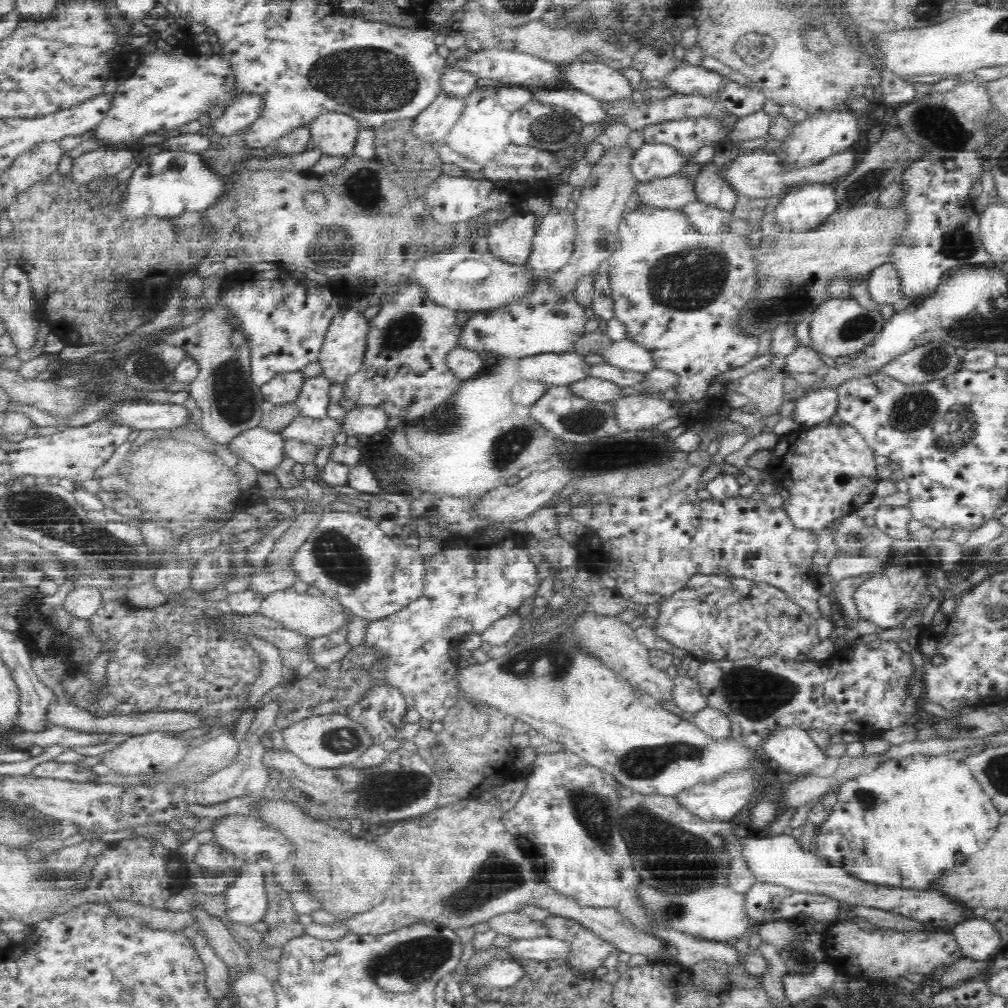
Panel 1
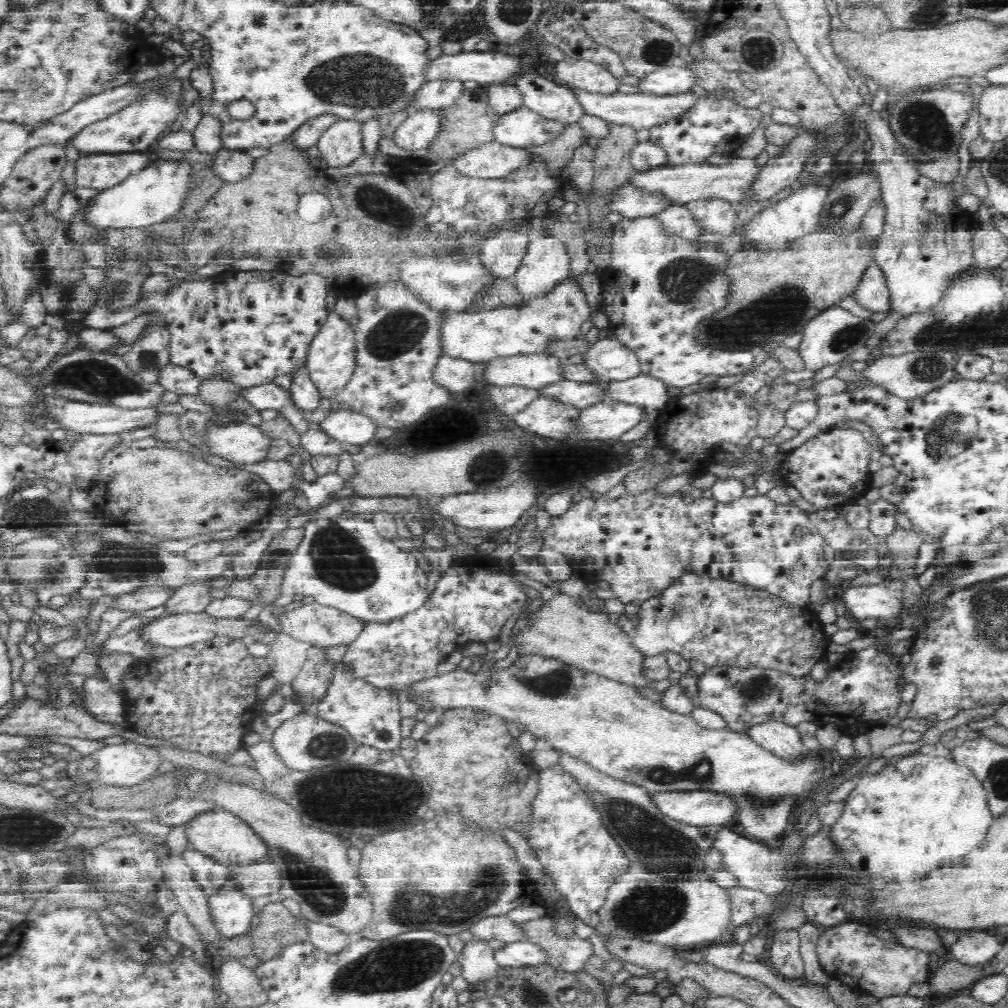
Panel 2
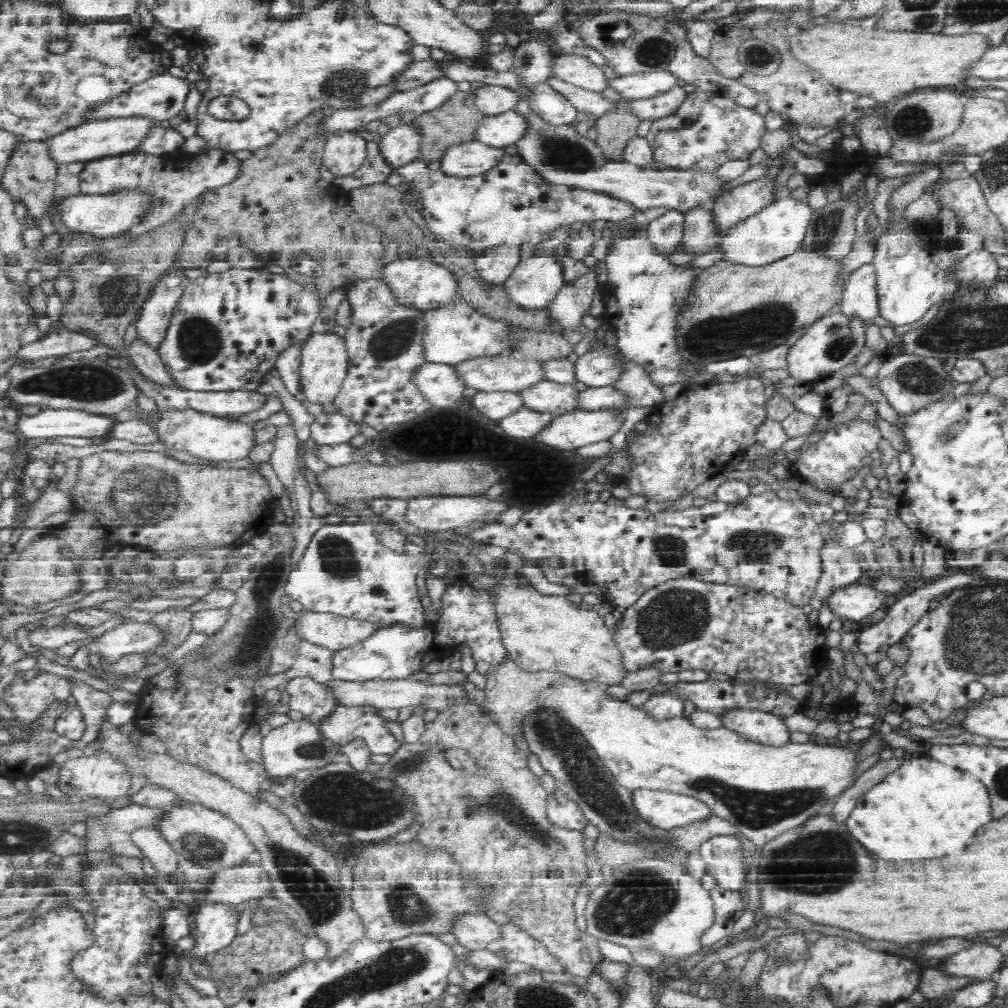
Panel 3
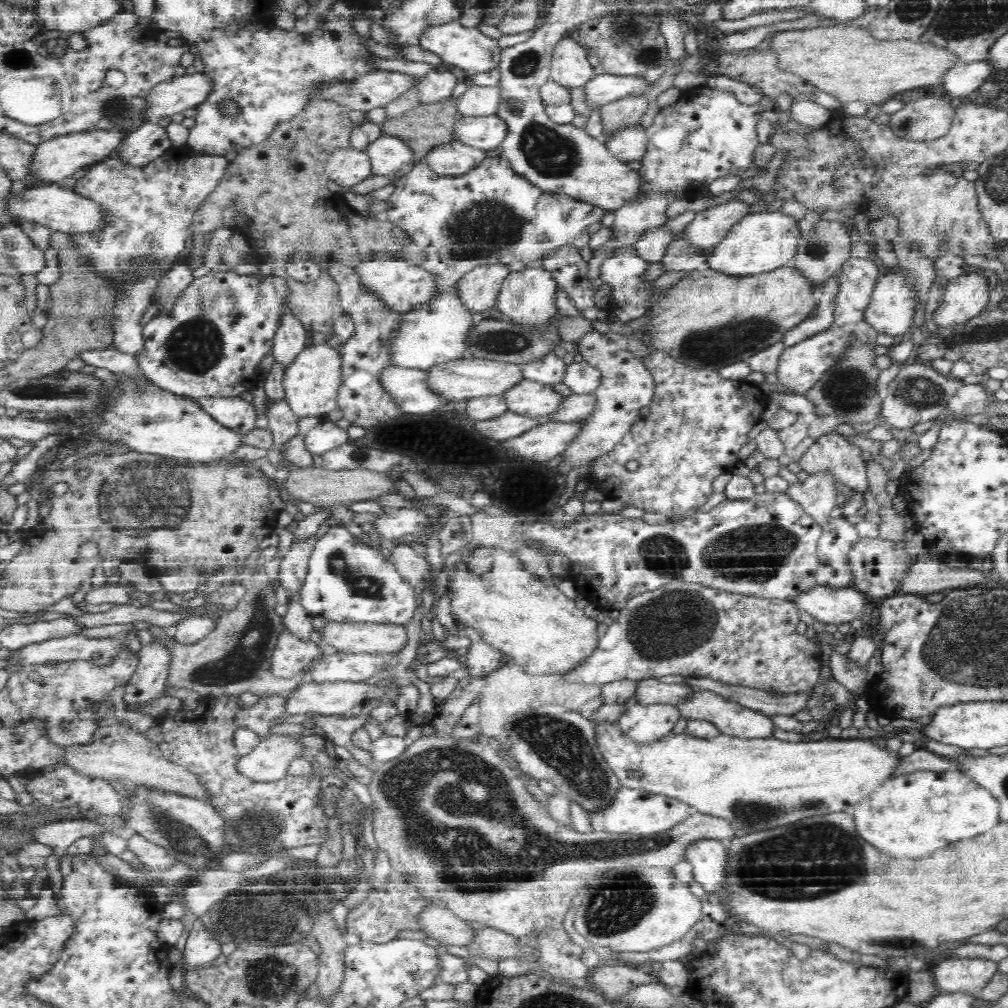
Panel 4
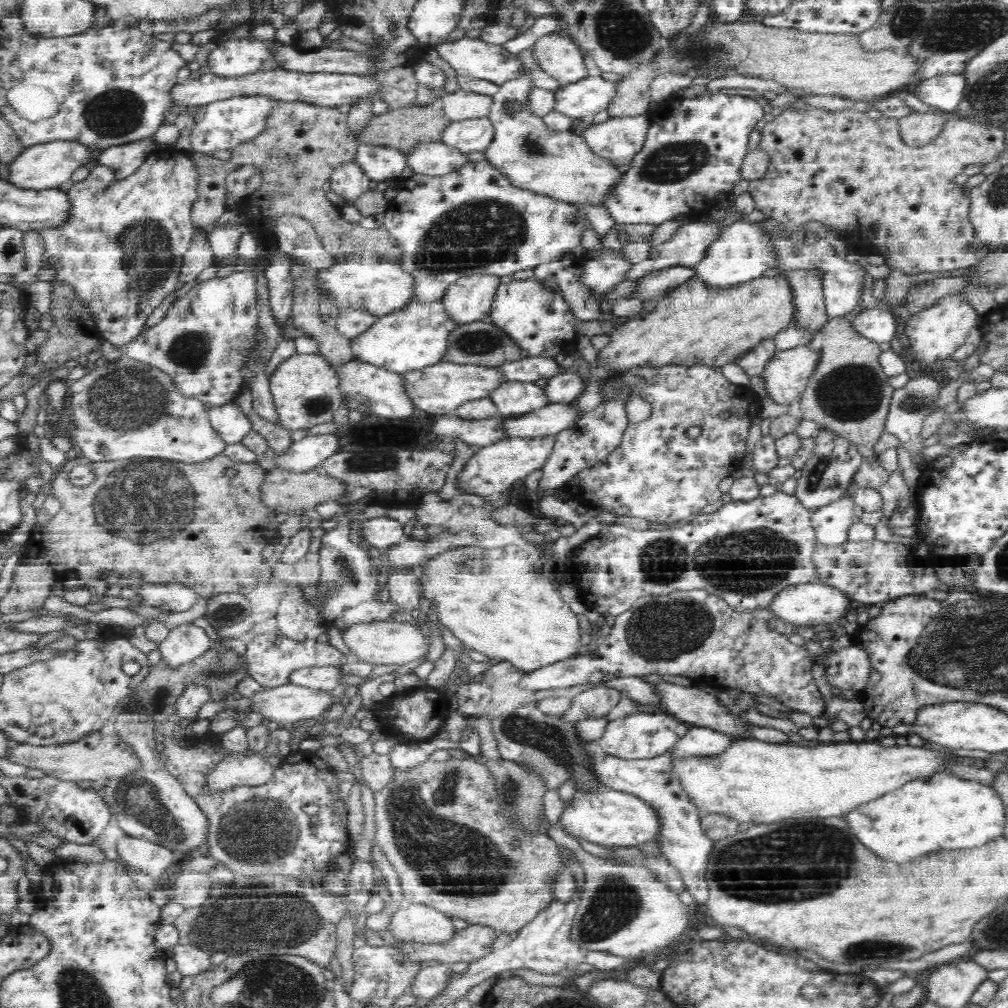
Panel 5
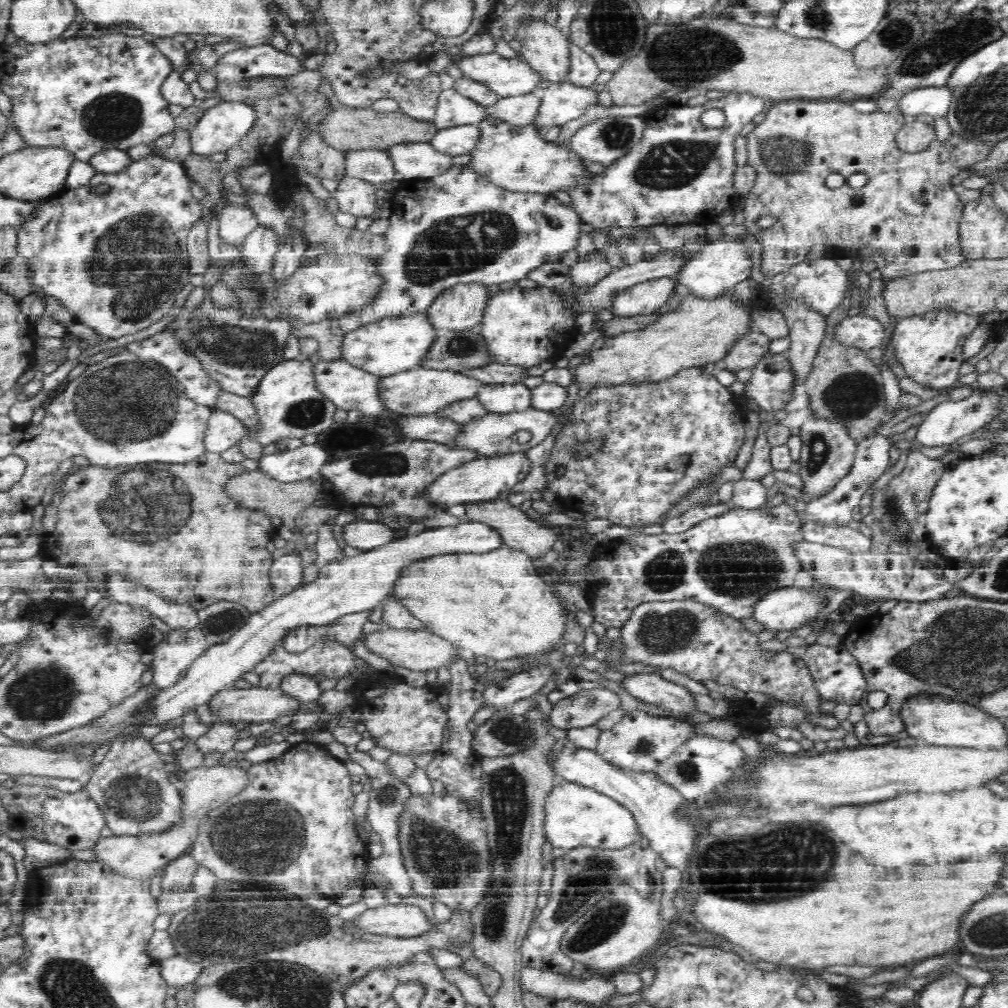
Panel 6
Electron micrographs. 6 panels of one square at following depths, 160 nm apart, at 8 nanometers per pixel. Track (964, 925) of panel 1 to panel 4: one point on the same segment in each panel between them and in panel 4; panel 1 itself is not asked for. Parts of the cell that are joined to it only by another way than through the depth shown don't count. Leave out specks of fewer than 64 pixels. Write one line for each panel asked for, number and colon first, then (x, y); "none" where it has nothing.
2: (973, 946)
3: (978, 959)
4: (951, 973)

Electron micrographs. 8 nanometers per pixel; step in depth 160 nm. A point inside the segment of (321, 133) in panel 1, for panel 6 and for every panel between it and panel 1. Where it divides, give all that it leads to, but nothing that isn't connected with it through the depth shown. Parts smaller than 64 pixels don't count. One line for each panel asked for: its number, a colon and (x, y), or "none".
2: (341, 143)
3: (343, 152)
4: (347, 166)
5: (349, 179)
6: (356, 196)

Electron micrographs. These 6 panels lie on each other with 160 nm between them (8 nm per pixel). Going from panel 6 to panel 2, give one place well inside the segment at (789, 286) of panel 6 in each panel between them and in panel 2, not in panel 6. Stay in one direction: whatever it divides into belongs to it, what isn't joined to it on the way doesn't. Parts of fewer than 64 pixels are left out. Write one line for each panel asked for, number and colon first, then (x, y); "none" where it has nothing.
2: (873, 293)
3: (861, 300)
4: (859, 276)
5: (844, 282)

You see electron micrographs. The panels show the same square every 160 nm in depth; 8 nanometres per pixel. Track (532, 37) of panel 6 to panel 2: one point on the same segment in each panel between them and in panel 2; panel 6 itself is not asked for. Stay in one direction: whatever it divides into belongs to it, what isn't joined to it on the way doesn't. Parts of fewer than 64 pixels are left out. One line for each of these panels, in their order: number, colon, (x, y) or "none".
2: (583, 75)
3: (580, 71)
4: (570, 67)
5: (557, 54)

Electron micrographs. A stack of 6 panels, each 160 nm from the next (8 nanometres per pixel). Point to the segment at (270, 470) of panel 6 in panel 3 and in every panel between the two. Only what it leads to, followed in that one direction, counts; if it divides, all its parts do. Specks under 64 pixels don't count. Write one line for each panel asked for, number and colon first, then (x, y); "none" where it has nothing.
3: (329, 428)
4: (326, 435)
5: (308, 453)

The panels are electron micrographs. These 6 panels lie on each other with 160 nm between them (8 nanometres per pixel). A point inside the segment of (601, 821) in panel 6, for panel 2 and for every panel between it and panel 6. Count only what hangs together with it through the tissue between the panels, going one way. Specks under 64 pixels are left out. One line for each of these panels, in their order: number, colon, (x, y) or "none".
2: (703, 807)
3: (670, 810)
4: (638, 811)
5: (612, 817)

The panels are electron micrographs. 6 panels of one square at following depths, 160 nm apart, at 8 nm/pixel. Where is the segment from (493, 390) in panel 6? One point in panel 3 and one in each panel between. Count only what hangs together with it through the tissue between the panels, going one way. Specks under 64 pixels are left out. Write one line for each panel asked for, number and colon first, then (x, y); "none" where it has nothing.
3: (548, 395)
4: (532, 398)
5: (514, 398)

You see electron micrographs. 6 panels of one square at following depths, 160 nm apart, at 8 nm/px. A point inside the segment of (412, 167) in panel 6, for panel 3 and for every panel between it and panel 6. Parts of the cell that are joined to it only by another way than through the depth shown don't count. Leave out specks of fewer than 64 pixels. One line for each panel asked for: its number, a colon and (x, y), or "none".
3: (474, 158)
4: (456, 158)
5: (436, 158)

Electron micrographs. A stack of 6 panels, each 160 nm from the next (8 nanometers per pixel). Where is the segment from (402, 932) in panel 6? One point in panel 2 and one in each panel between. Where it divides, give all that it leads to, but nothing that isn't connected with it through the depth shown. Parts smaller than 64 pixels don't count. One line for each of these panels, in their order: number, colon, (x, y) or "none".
2: (501, 927)
3: (475, 931)
4: (440, 923)
5: (415, 922)

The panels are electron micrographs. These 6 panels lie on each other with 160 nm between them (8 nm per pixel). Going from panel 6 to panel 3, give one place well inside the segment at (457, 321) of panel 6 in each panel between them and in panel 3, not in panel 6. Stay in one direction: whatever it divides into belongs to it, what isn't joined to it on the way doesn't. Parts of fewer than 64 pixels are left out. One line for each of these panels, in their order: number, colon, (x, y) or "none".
3: (495, 264)
4: (479, 288)
5: (471, 299)

